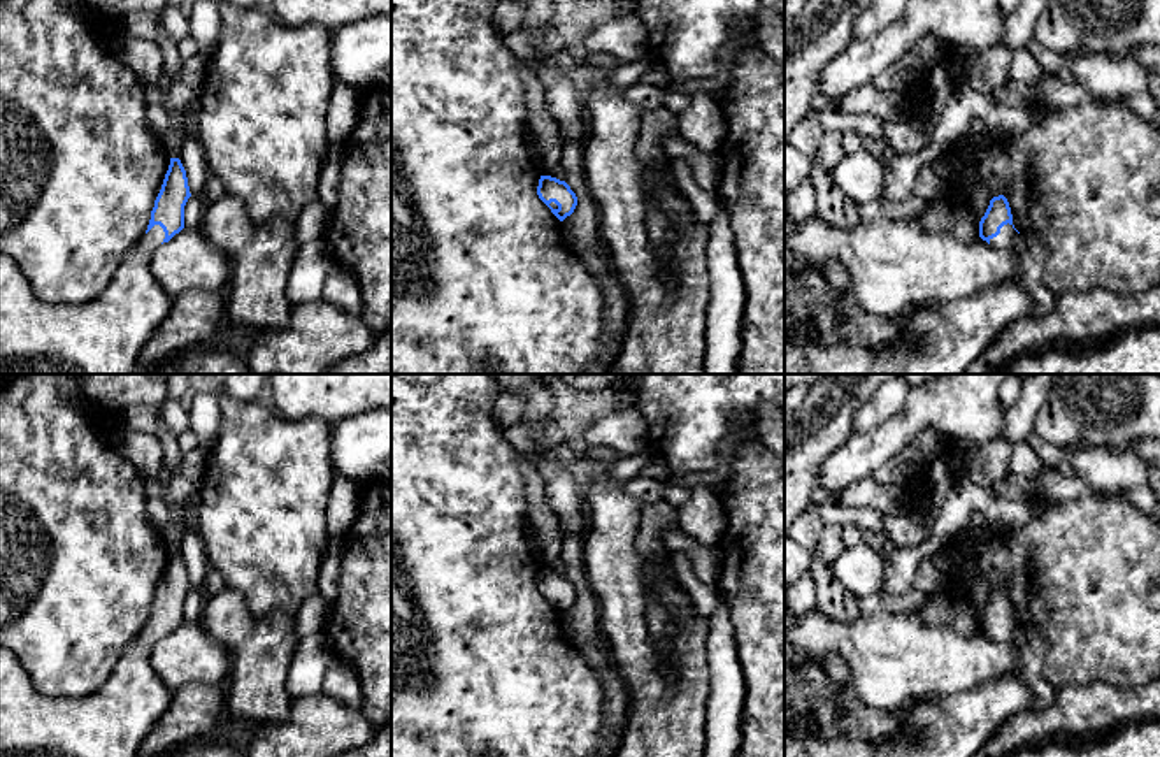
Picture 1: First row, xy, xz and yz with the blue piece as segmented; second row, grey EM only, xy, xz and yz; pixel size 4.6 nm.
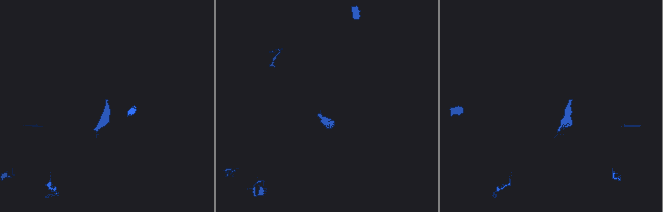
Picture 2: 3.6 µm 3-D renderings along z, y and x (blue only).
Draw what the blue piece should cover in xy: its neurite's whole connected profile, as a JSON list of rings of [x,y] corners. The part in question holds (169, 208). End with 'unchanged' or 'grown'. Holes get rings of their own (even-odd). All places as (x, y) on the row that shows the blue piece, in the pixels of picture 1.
[[[170,158],[146,234],[125,253],[104,293],[84,304],[40,300],[14,258],[0,251],[0,374],[133,374],[140,351],[172,309],[151,272],[151,256],[184,228],[190,197],[181,160]]] | grown

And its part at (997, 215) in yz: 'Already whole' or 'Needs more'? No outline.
Needs more

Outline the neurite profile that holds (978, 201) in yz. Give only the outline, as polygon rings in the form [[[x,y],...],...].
[[[970,181],[970,193],[967,200],[958,207],[967,220],[979,225],[981,218],[985,216],[990,205],[990,200],[992,200],[990,190],[981,183]]]

